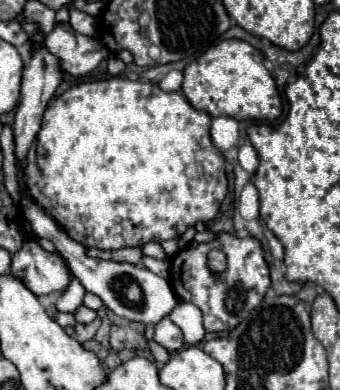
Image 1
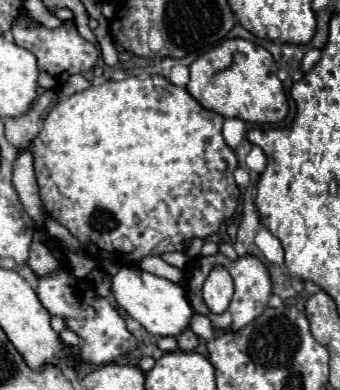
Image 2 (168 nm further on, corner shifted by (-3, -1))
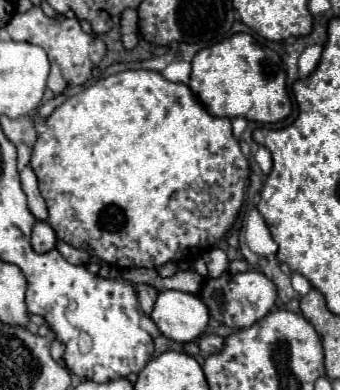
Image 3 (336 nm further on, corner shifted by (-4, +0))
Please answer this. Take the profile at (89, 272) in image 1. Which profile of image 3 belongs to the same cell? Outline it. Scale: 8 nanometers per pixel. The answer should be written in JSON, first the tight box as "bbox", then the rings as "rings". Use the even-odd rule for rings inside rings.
{"bbox":[150,289,208,343],"rings":[[[172,289],[158,293],[150,317],[164,337],[178,343],[198,339],[208,325],[208,309],[198,295]]]}

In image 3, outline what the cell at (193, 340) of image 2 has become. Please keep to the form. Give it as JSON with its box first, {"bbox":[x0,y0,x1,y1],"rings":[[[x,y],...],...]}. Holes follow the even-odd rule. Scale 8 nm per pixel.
{"bbox":[196,335,224,355],"rings":[[[202,335],[202,337],[198,337],[196,343],[204,355],[210,355],[210,353],[220,351],[220,345],[224,343],[224,339],[218,335]]]}

